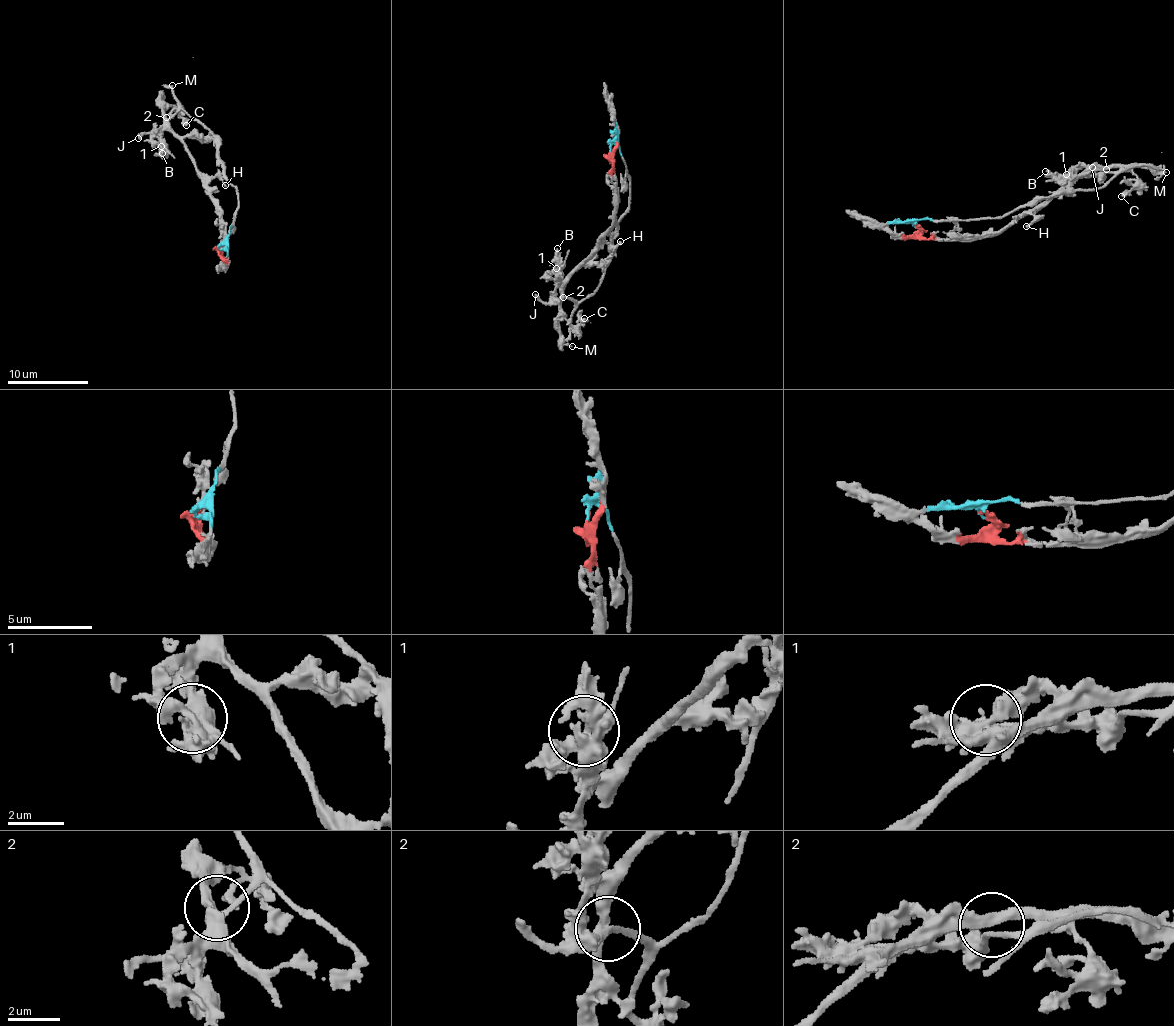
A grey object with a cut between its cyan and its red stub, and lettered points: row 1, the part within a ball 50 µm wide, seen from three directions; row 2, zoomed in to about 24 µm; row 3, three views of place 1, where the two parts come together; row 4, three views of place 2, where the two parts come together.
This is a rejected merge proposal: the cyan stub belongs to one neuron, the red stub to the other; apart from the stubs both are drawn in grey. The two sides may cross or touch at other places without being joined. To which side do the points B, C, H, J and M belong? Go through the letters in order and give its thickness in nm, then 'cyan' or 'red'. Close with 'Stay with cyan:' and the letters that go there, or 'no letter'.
B: 340 nm thick; red
C: 460 nm thick; red
H: 190 nm thick; red
J: 280 nm thick; cyan
M: 130 nm thick; cyan
Stay with cyan: J, M

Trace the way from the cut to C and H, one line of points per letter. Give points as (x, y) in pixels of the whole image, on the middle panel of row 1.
C: (610, 147), (615, 174), (613, 227), (563, 289), (561, 313), (573, 325), (584, 317)
H: (610, 147), (615, 210), (613, 227), (602, 239), (610, 245), (620, 241)

